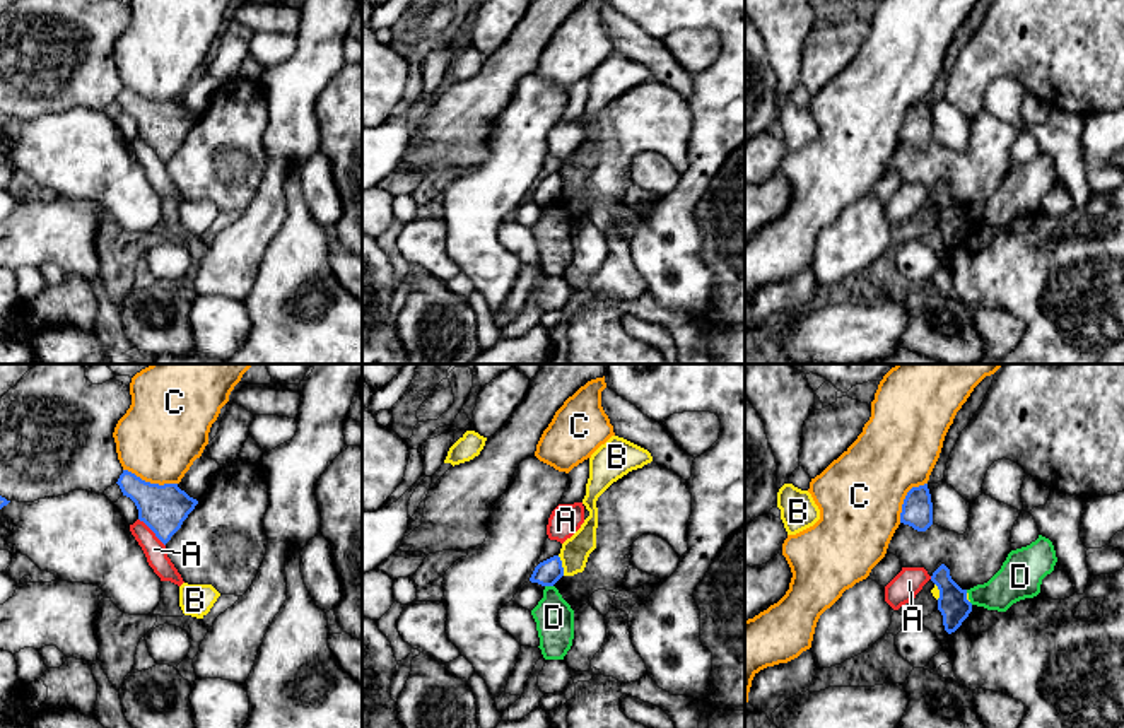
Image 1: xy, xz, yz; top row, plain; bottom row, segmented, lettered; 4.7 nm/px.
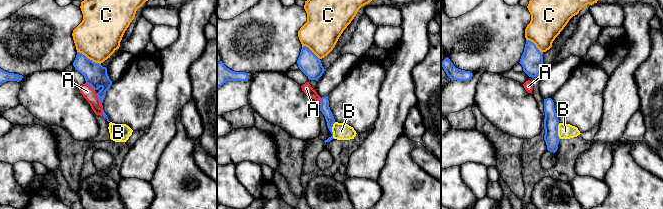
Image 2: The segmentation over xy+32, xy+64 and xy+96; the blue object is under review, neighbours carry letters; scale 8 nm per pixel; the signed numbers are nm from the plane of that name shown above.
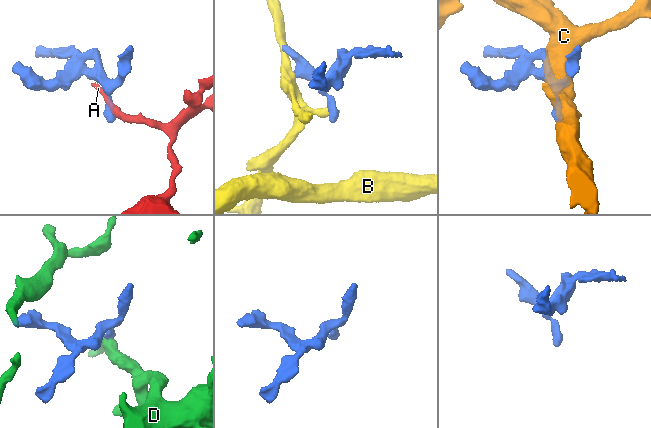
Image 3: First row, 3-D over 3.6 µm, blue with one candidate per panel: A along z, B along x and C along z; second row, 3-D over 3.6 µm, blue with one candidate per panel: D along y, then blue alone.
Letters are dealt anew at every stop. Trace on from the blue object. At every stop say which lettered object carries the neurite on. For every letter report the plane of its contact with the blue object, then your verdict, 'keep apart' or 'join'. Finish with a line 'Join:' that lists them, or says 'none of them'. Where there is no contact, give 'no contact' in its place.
A: xy | keep apart
B: xz | keep apart
C: xy | keep apart
D: xz | keep apart
Join: none of them

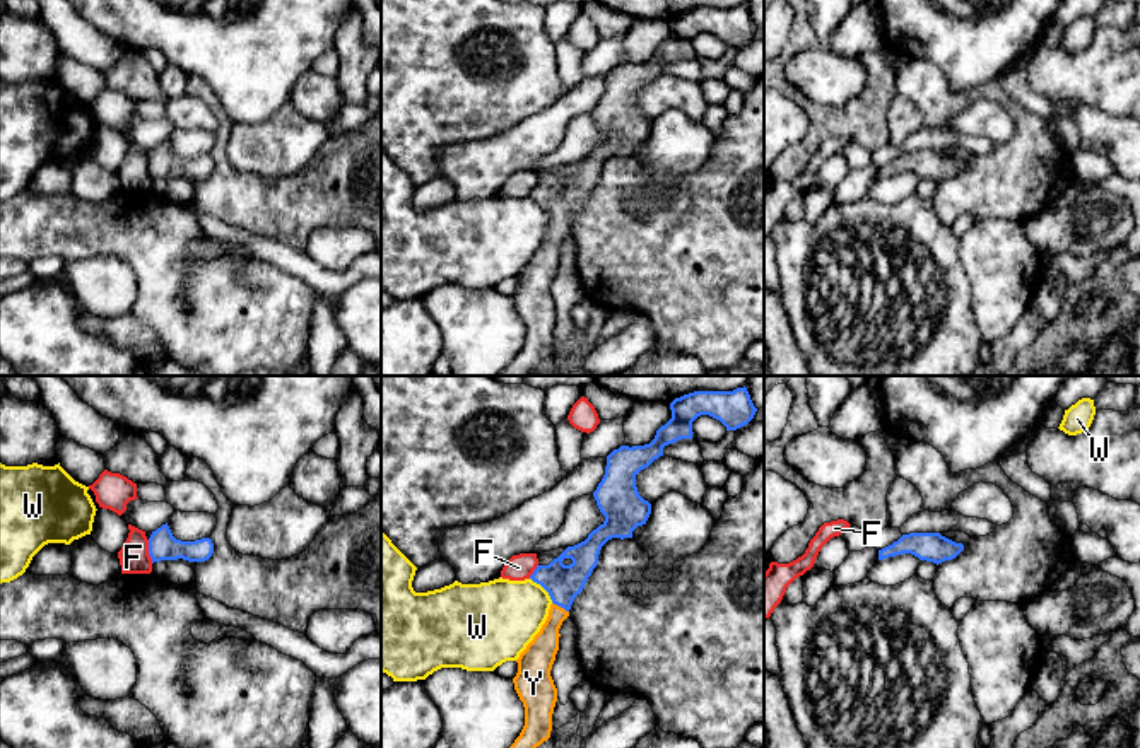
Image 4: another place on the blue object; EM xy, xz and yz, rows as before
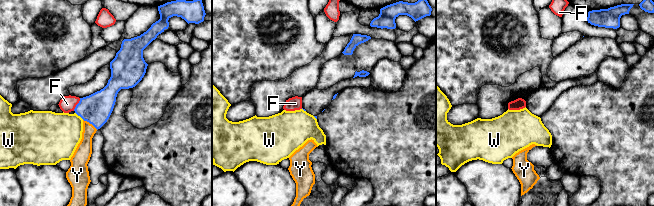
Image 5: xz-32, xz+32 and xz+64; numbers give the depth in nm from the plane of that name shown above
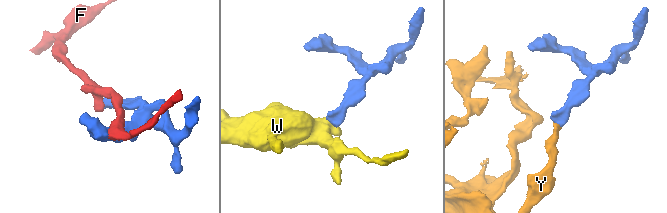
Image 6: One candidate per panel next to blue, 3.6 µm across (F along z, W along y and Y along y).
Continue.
F: xy | keep apart
W: xz | keep apart
Y: xz | join
Join: Y

